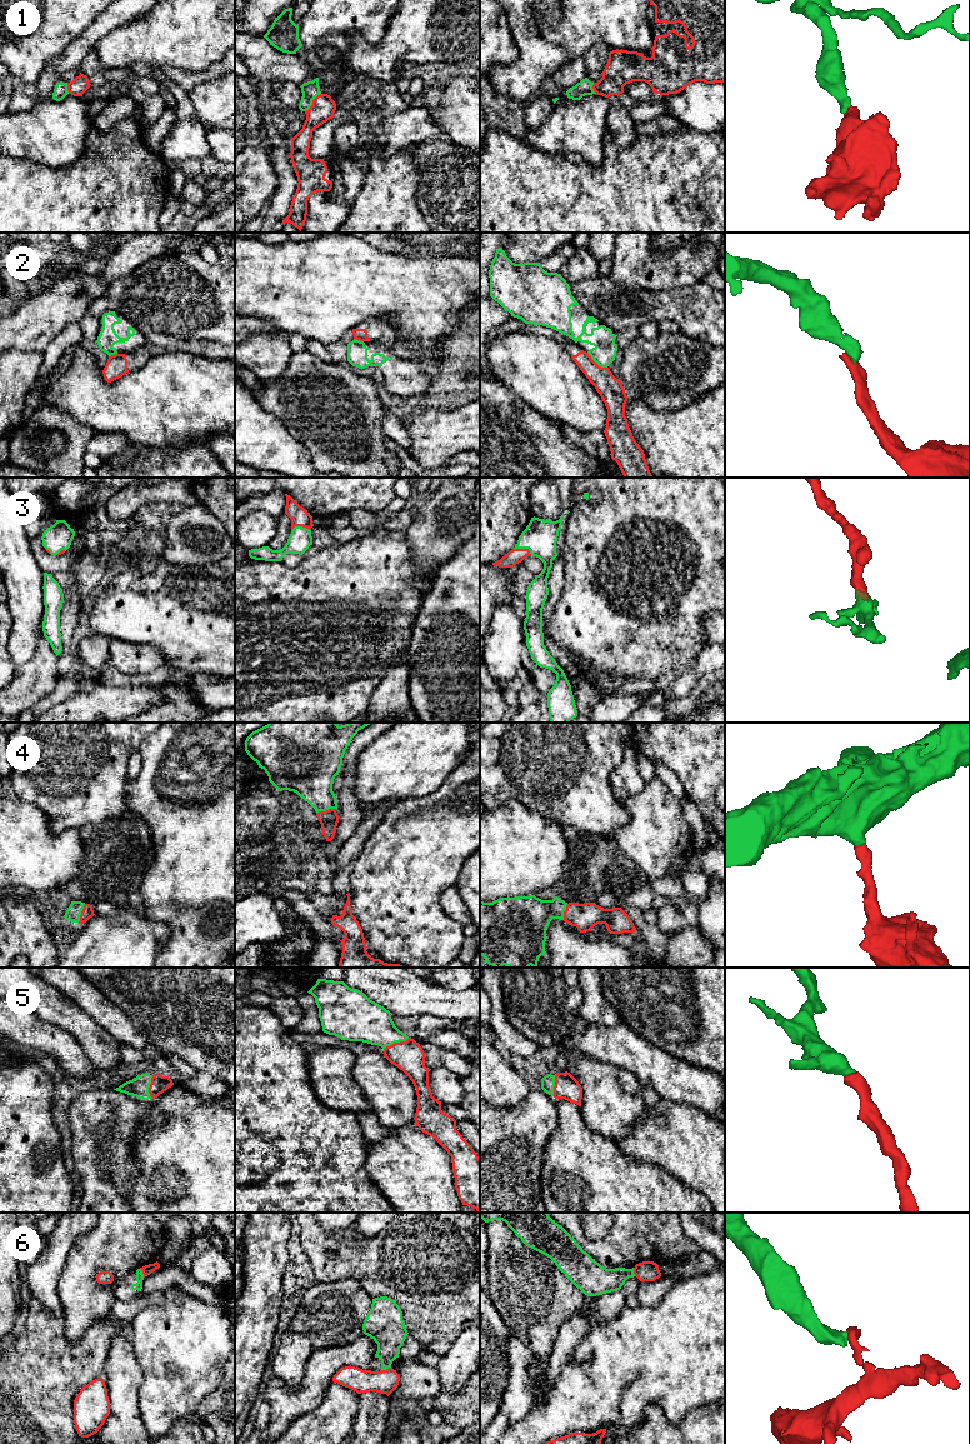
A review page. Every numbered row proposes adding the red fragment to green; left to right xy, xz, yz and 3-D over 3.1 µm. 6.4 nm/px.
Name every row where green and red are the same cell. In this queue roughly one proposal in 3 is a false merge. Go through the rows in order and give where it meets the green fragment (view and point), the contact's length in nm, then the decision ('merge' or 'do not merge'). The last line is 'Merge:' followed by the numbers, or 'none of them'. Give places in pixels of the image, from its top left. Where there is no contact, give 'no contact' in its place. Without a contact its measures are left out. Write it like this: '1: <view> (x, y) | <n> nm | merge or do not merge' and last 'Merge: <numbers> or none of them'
1: xz (311, 103) | 160 nm | merge
2: yz (596, 363) | 170 nm | do not merge
3: yz (524, 548) | 130 nm | merge
4: xz (325, 810) | 130 nm | merge
5: xz (396, 1042) | 180 nm | merge
6: xz (385, 1369) | 70 nm | do not merge
Merge: 1, 3, 4, 5

